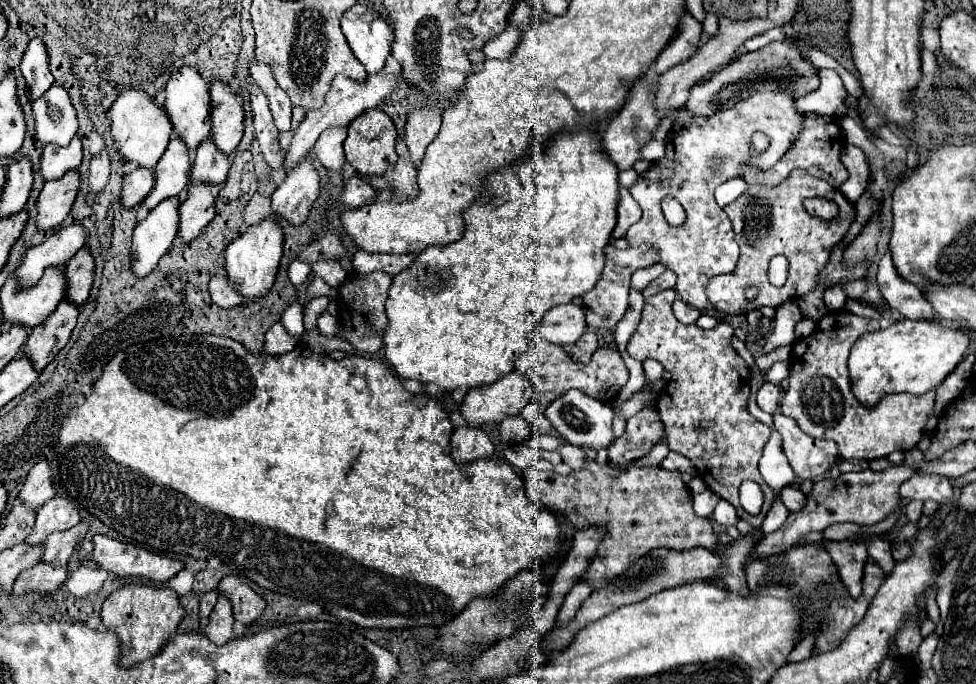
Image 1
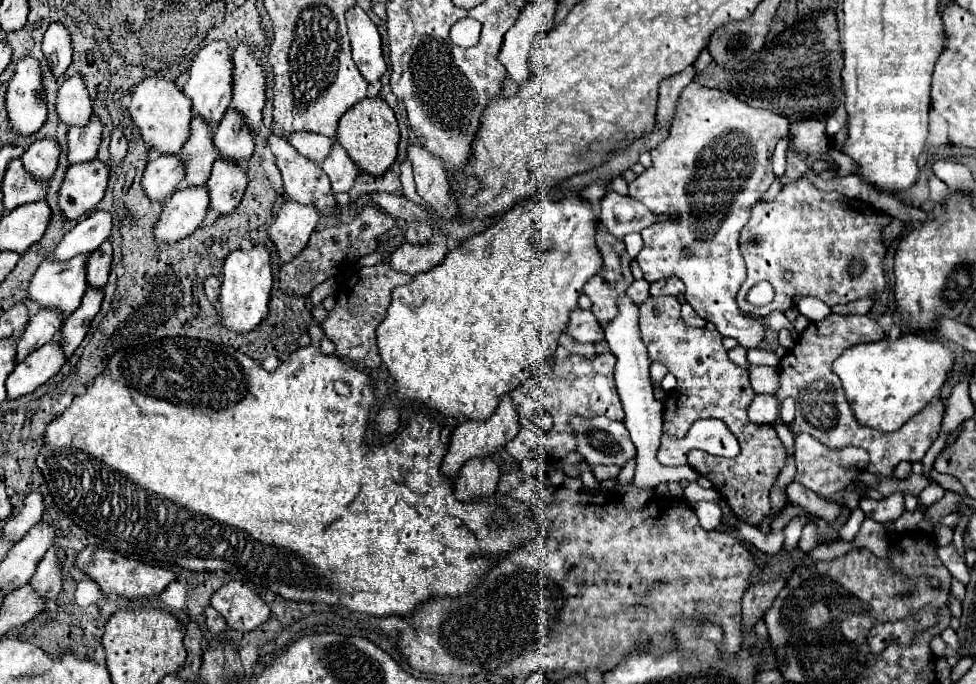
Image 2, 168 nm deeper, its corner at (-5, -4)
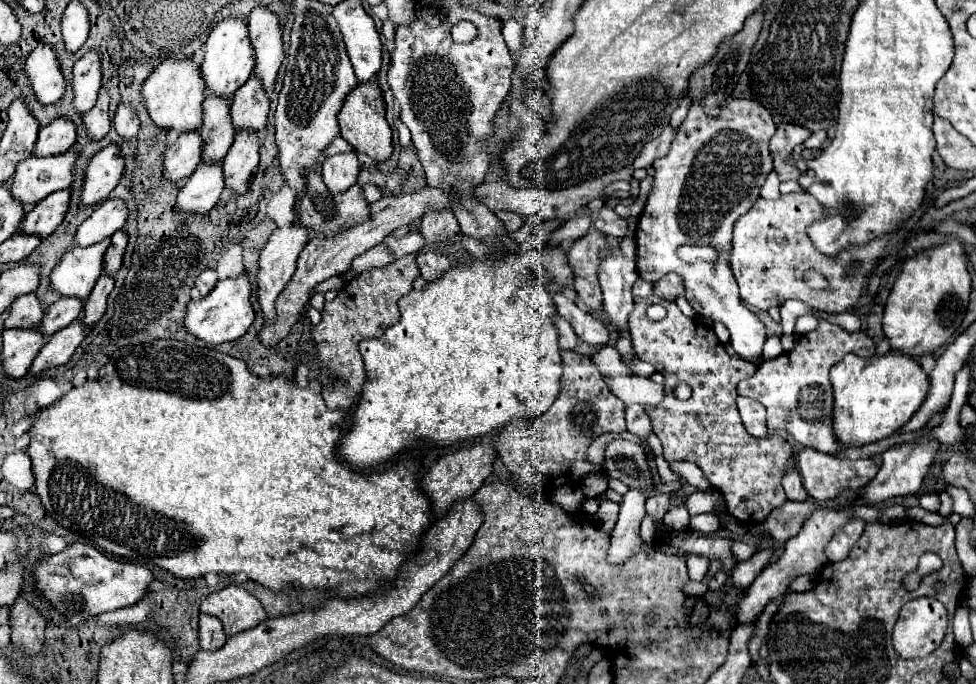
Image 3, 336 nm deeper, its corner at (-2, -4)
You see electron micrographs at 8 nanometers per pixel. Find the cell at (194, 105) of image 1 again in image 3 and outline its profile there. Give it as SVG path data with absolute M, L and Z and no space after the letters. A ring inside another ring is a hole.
M230 16L216 24L206 42L206 54L202 62L202 78L210 94L232 98L232 94L250 78L254 70L254 48L250 46L250 30L246 30L246 18Z

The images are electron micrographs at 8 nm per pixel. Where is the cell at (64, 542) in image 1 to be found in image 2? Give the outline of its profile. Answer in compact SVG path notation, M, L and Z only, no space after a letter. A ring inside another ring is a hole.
M51 546L43 560L37 564L37 572L31 578L31 586L37 594L45 596L49 602L55 602L59 590L61 590L61 574L59 574L59 558L57 558L59 546Z

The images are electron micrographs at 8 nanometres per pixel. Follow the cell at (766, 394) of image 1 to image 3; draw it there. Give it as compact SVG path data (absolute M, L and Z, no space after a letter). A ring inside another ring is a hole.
M744 396L736 398L736 406L738 406L738 412L742 416L746 432L754 438L762 438L762 436L766 438L768 428L766 428L766 410L764 410L764 406L760 402L756 402L752 398L744 398Z

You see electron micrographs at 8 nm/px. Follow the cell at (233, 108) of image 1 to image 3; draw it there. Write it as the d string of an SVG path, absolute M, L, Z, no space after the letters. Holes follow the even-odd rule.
M258 6L250 12L250 40L256 52L256 68L264 82L264 88L270 90L274 78L284 60L284 42L282 42L282 24L280 18L266 6Z

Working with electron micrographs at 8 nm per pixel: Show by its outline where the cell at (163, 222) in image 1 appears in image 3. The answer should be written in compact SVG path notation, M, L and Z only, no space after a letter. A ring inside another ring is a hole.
M202 162L182 186L176 206L186 212L208 214L220 200L224 188L222 166L218 162Z

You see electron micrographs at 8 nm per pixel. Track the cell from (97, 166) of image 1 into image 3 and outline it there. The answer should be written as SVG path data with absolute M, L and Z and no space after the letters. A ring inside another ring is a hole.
M130 104L118 106L118 110L114 114L114 126L116 126L116 132L122 134L124 138L134 138L138 134L140 122L138 122L138 116L134 114L134 110L130 108Z

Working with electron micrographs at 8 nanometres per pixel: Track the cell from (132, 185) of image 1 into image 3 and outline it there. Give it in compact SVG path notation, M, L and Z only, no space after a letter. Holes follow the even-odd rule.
M198 130L182 132L178 140L168 146L166 156L164 156L164 174L168 180L178 182L182 178L188 178L198 164L202 162L202 138Z

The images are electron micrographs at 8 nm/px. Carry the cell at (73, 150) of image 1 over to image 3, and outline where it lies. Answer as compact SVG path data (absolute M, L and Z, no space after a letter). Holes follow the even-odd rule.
M106 88L100 90L100 98L96 102L96 106L92 110L88 110L84 114L84 124L86 124L86 132L90 138L104 138L110 130L110 116L108 116L108 104L110 104L110 96L106 92Z

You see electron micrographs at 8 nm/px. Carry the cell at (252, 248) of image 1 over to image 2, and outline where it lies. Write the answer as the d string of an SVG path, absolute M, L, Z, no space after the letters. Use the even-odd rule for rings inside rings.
M253 244L249 250L235 250L227 256L223 266L223 284L219 296L221 322L235 332L253 330L269 312L269 298L273 290L273 260L263 244Z

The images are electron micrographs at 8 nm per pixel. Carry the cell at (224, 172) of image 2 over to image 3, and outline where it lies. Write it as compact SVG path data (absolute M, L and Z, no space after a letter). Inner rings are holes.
M240 130L226 158L222 160L224 182L234 194L244 194L250 188L256 166L260 164L260 136L256 130Z

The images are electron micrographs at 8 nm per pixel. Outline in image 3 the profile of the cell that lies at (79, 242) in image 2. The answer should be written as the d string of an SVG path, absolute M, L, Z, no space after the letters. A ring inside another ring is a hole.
M104 200L94 210L94 214L78 228L74 242L78 246L90 246L100 242L102 238L110 238L116 230L122 230L122 226L126 224L126 214L128 206L124 200Z

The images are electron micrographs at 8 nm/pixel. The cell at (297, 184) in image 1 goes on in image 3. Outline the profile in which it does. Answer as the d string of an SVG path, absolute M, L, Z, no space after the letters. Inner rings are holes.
M286 226L286 228L278 228L274 230L274 234L270 236L268 244L264 246L264 250L260 252L260 270L258 270L258 304L262 308L262 316L264 316L264 324L272 324L276 322L276 310L274 310L274 302L278 298L278 294L282 292L282 288L288 284L288 280L292 278L294 270L296 270L296 258L300 254L300 250L306 246L308 242L308 230L304 226Z

